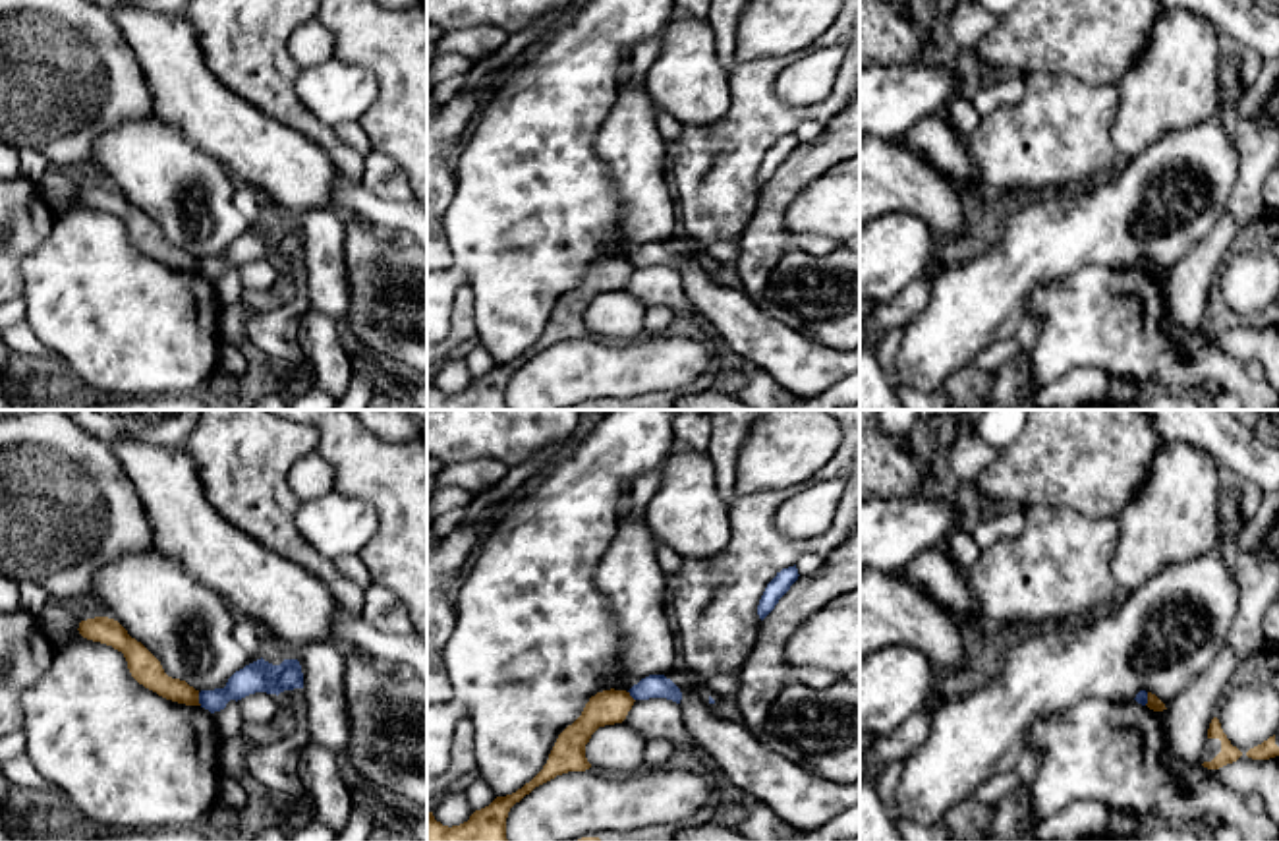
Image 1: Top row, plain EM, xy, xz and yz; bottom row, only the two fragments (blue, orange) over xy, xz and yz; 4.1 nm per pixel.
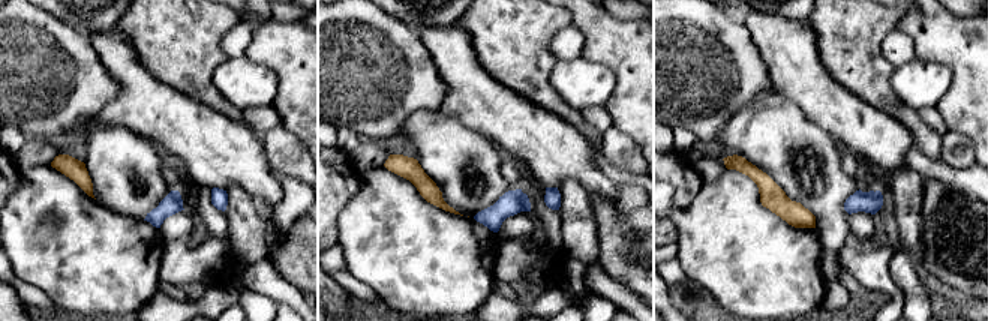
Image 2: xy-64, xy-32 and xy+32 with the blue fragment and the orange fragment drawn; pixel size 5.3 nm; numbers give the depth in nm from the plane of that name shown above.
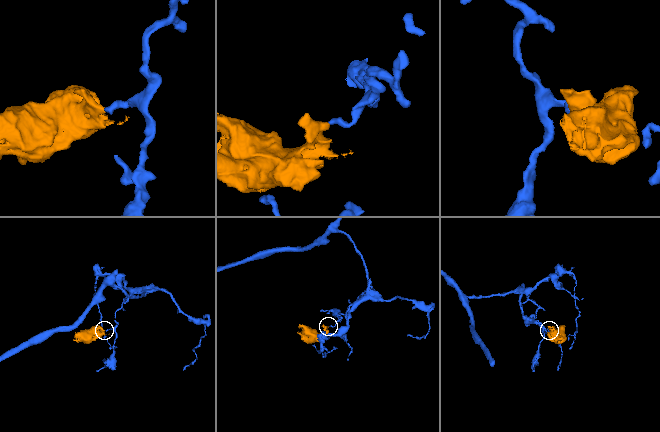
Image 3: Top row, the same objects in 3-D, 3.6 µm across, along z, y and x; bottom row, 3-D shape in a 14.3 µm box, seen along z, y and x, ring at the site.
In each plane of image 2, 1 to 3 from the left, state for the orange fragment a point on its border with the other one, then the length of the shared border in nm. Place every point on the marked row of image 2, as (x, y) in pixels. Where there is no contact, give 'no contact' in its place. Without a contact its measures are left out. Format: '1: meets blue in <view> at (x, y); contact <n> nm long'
1: no contact
2: no contact
3: no contact

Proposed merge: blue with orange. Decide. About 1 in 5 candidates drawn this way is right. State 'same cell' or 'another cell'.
another cell

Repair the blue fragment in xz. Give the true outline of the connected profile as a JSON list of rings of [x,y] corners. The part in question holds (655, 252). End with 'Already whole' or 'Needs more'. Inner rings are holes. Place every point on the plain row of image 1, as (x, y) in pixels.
[[[649,242],[634,251],[628,259],[634,267],[667,265],[676,271],[682,267],[680,255],[665,242]]]. Already whole

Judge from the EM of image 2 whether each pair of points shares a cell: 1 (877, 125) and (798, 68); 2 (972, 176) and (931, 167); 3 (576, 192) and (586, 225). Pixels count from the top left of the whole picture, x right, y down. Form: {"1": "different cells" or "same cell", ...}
{"1": "same cell", "2": "same cell", "3": "same cell"}

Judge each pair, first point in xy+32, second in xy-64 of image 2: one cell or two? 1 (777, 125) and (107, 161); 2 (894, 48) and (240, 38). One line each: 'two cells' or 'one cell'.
1: one cell
2: one cell

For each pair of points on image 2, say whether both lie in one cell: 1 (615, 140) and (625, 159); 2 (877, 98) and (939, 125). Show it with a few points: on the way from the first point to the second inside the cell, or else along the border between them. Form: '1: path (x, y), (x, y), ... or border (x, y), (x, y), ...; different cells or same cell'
1: path (615, 144), (625, 155); same cell
2: border (916, 110), (918, 116), (942, 137); different cells

